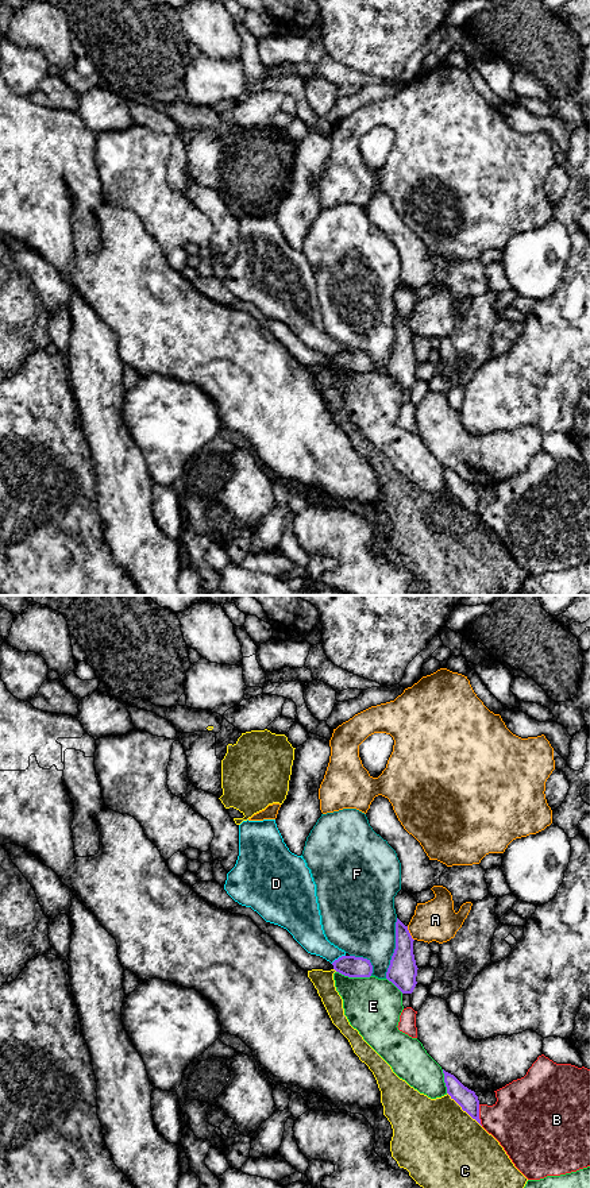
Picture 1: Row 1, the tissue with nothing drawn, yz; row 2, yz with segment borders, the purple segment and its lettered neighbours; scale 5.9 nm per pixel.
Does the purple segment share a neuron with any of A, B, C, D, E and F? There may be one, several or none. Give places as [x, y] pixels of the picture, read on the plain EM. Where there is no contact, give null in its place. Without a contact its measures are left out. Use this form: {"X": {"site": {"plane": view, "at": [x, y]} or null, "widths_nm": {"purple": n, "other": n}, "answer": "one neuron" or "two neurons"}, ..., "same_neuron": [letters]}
{"A": {"site": {"plane": "yz", "at": [409, 328]}, "widths_nm": {"purple": 170, "other": 240}, "answer": "two neurons"}, "B": {"site": {"plane": "yz", "at": [478, 510]}, "widths_nm": {"purple": 120, "other": 360}, "answer": "two neurons"}, "C": {"site": {"plane": "yz", "at": [463, 505]}, "widths_nm": {"purple": 120, "other": 500}, "answer": "two neurons"}, "D": {"site": {"plane": "yz", "at": [339, 353]}, "widths_nm": {"purple": 130, "other": 180}, "answer": "two neurons"}, "E": {"site": {"plane": "yz", "at": [354, 371]}, "widths_nm": {"purple": 130, "other": 340}, "answer": "two neurons"}, "F": {"site": {"plane": "yz", "at": [396, 343]}, "widths_nm": {"purple": 170, "other": 400}, "answer": "two neurons"}, "same_neuron": []}

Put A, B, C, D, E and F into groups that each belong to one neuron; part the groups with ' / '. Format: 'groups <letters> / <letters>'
groups A / B / C / D / E / F

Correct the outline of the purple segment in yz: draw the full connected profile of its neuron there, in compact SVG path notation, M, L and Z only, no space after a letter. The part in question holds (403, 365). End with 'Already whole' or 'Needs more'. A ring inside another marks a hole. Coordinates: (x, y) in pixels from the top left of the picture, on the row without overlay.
M398 313L396 317L396 344L386 367L386 374L392 377L402 389L412 389L417 377L417 360L413 350L413 333Z. Already whole

